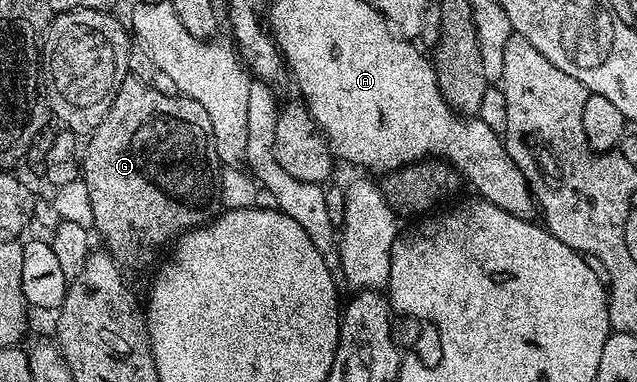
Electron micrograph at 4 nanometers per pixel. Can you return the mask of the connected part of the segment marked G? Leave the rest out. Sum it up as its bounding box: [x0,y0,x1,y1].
[81,76,221,267]

